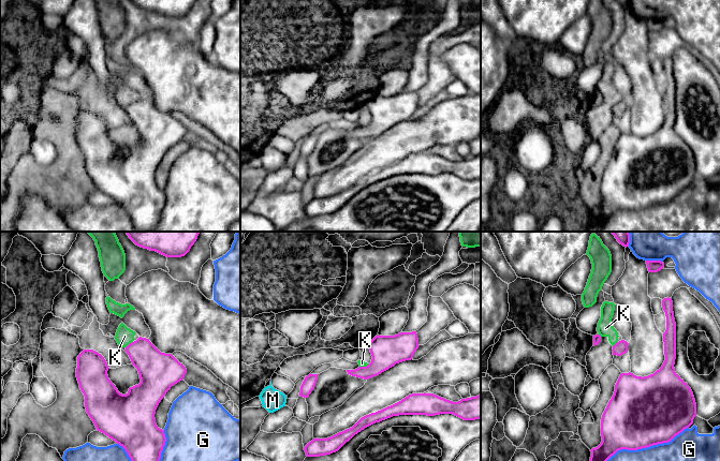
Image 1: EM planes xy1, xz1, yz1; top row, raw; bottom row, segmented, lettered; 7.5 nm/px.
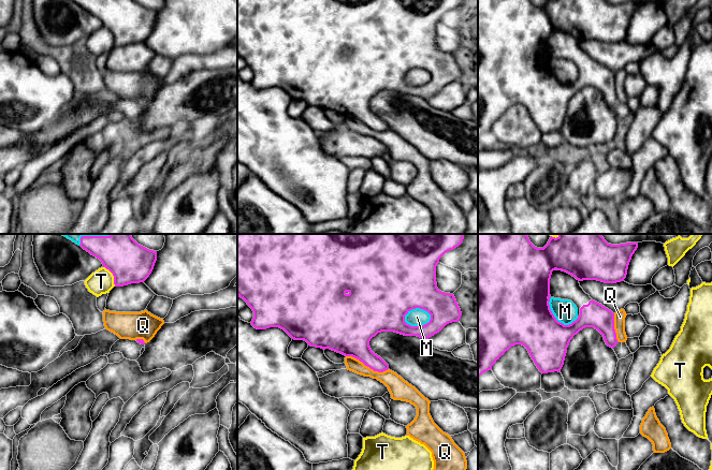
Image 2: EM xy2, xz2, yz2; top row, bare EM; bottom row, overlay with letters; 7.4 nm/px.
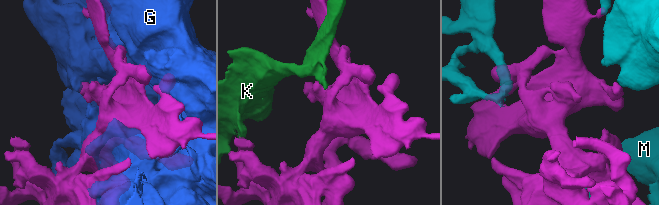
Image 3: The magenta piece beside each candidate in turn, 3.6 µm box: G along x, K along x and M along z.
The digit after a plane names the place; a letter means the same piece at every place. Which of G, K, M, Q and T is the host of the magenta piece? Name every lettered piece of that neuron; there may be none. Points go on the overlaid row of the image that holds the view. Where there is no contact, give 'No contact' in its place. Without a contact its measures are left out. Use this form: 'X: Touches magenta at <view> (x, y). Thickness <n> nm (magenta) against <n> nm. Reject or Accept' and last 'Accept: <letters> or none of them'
G: Touches magenta at yz1 (647, 446). Thickness 500 nm (magenta) against 190 nm. Reject
K: Touches magenta at xy1 (129, 344). Thickness 240 nm (magenta) against 140 nm. Reject
M: Touches magenta at xz2 (419, 326). Thickness 260 nm (magenta) against 130 nm. Accept
Q: Touches magenta at xz2 (367, 366). Thickness 280 nm (magenta) against 140 nm. Reject
T: Touches magenta at xy2 (113, 275). Thickness 300 nm (magenta) against 180 nm. Reject
Accept: M

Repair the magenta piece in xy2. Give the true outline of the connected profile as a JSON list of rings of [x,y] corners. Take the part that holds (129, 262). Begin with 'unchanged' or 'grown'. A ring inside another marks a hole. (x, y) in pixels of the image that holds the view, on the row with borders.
grown; [[[60,234],[91,255],[99,259],[103,267],[114,276],[115,287],[123,287],[131,283],[144,282],[151,274],[157,261],[157,251],[149,250],[139,245],[131,234]]]

